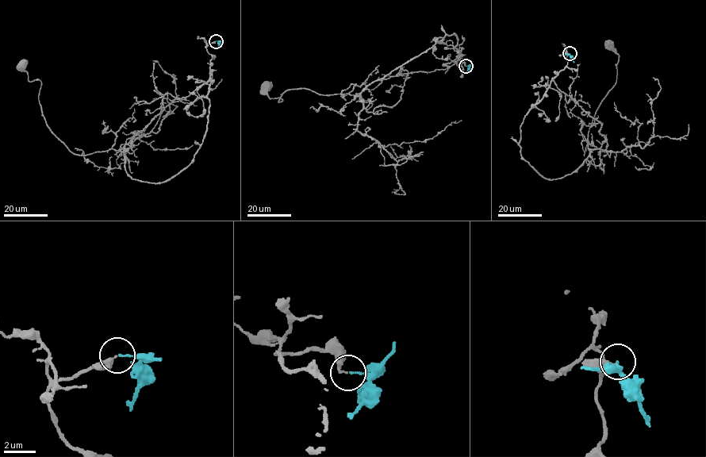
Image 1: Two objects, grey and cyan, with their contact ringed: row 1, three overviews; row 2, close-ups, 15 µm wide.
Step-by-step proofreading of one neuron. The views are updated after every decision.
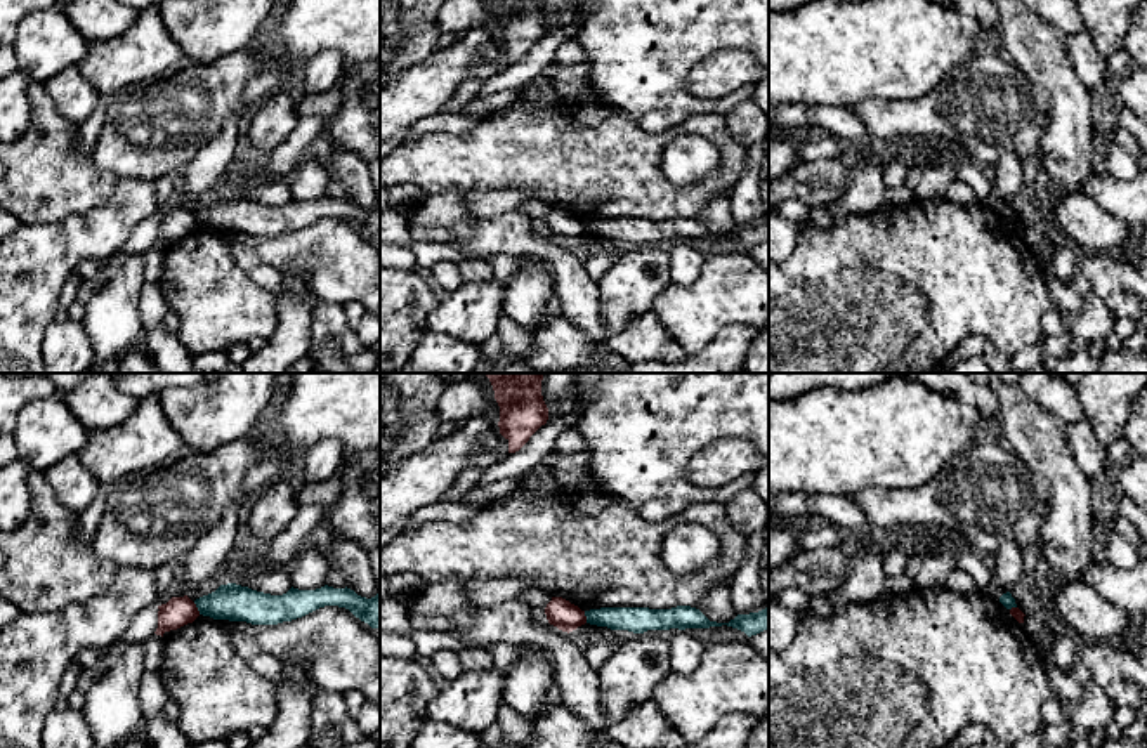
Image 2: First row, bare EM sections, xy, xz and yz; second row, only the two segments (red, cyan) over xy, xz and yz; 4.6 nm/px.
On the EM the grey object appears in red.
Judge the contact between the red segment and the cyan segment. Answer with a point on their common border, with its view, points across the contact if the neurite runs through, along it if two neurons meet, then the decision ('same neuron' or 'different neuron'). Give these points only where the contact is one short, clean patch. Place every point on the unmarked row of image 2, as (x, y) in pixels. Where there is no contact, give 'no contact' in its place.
xy (196, 219) | along xy (193, 214), (200, 224) | different neuron

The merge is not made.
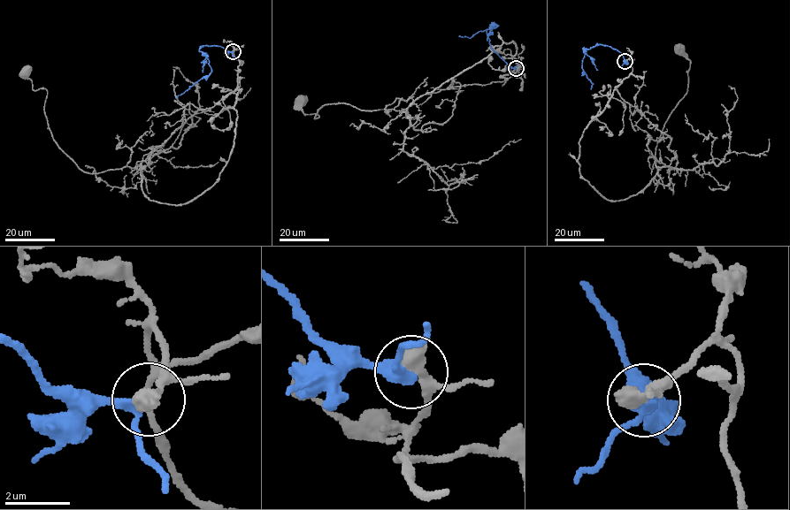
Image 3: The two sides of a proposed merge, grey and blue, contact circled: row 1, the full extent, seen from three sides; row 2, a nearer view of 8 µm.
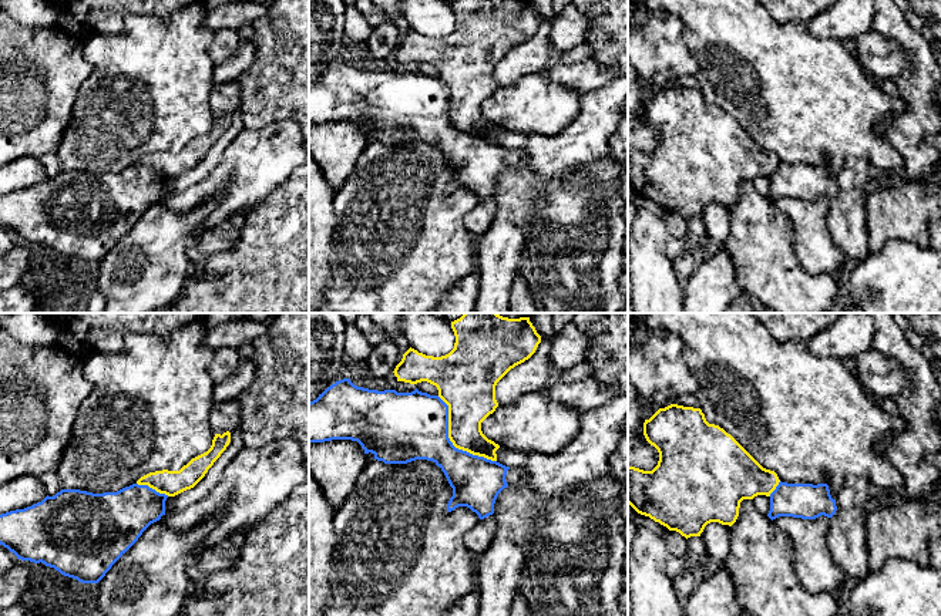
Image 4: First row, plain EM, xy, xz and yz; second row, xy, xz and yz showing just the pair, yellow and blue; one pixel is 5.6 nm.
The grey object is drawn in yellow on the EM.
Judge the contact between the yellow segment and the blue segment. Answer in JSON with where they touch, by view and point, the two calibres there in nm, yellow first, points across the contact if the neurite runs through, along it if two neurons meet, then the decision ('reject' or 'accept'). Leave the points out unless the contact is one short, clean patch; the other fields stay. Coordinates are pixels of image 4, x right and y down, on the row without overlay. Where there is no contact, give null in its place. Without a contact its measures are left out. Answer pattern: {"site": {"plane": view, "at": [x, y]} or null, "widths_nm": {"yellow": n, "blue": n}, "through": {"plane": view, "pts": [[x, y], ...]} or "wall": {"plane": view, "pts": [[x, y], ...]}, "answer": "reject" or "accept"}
{"site": {"plane": "xz", "at": [450, 121]}, "widths_nm": {"yellow": 260, "blue": 380}, "answer": "reject"}

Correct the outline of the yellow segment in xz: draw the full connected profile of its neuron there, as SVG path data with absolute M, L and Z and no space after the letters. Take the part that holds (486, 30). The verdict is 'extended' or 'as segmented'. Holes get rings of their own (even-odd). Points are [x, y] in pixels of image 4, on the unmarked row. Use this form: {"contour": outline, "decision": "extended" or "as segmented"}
{"contour": "M457 0L451 3L454 30L441 38L426 37L409 30L394 50L397 63L427 63L437 68L438 78L448 87L448 120L458 131L497 142L498 125L481 112L481 104L495 92L497 64L515 47L528 41L541 24L530 0Z", "decision": "as segmented"}

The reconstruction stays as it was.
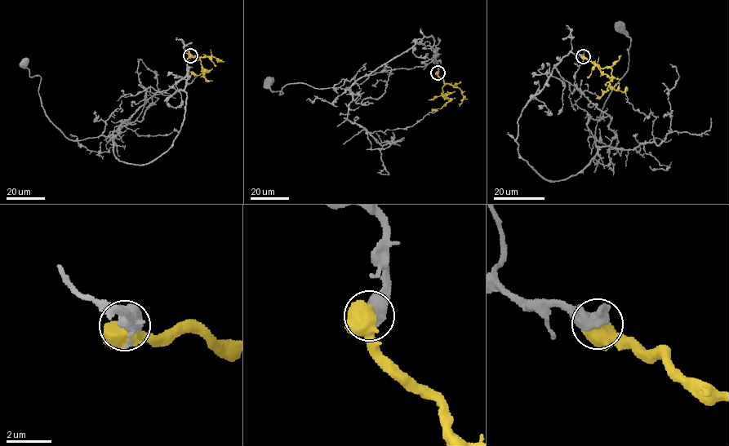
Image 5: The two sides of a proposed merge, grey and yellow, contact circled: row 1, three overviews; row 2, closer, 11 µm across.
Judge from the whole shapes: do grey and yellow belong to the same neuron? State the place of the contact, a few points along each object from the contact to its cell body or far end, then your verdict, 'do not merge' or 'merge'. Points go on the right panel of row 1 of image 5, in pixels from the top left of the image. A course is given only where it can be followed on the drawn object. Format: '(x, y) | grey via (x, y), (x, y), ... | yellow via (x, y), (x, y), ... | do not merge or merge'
(583, 56) | grey via (582, 56), (569, 52), (557, 71), (611, 117), (608, 146), (596, 146), (595, 134), (628, 62), (620, 26) | yellow via (582, 56), (601, 68), (611, 68), (610, 86), (623, 92), (625, 86) | do not merge

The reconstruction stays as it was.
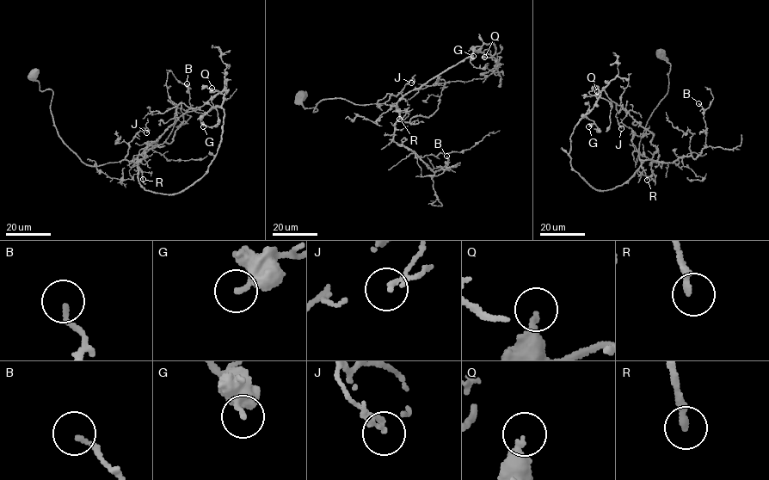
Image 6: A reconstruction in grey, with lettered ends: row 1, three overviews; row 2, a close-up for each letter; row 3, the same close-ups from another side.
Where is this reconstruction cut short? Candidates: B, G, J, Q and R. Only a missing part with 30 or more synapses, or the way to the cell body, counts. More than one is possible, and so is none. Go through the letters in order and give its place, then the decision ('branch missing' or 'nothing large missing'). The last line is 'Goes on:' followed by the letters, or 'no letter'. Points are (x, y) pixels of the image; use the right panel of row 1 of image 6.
B: (698, 103) | nothing large missing
G: (588, 126) | nothing large missing
J: (621, 128) | nothing large missing
Q: (597, 91) | nothing large missing
R: (647, 180) | branch missing
Goes on: R

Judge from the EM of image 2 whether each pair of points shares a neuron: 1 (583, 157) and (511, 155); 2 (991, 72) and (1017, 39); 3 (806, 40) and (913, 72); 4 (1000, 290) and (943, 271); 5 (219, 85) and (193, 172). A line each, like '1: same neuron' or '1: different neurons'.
1: same neuron
2: different neurons
3: same neuron
4: same neuron
5: different neurons

